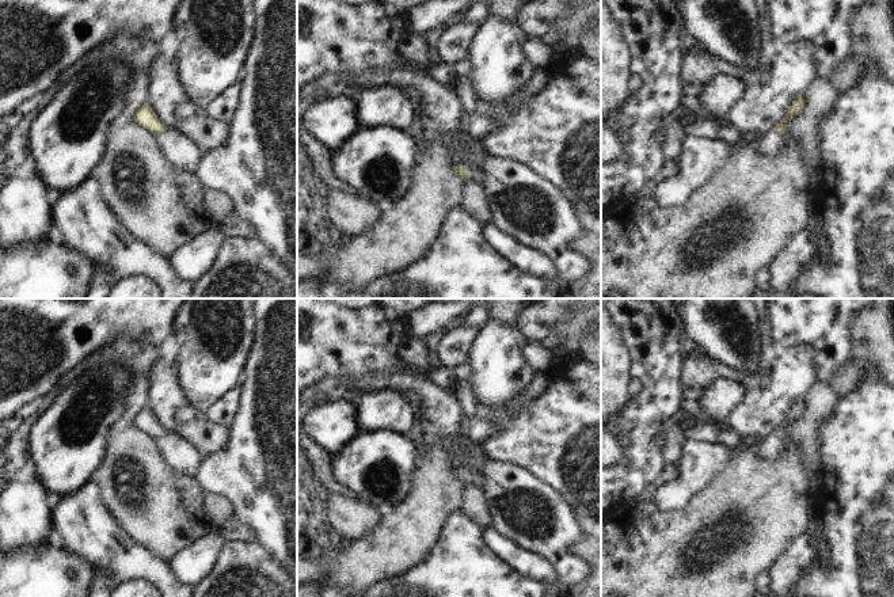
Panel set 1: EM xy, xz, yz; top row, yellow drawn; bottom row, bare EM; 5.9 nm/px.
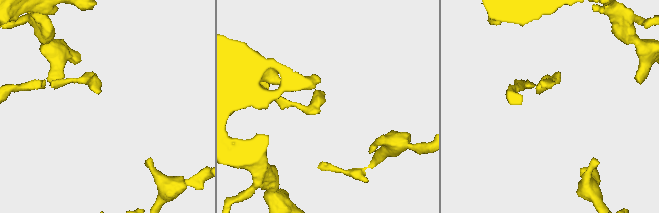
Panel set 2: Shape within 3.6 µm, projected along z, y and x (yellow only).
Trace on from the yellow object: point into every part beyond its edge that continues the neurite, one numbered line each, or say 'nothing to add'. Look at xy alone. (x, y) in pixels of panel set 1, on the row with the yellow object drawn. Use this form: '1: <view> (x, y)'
1: xy (178, 148)

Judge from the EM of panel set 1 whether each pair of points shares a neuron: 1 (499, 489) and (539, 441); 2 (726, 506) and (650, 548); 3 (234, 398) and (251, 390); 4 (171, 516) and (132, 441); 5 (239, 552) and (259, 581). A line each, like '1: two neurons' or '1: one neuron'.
1: two neurons
2: one neuron
3: two neurons
4: one neuron
5: one neuron

